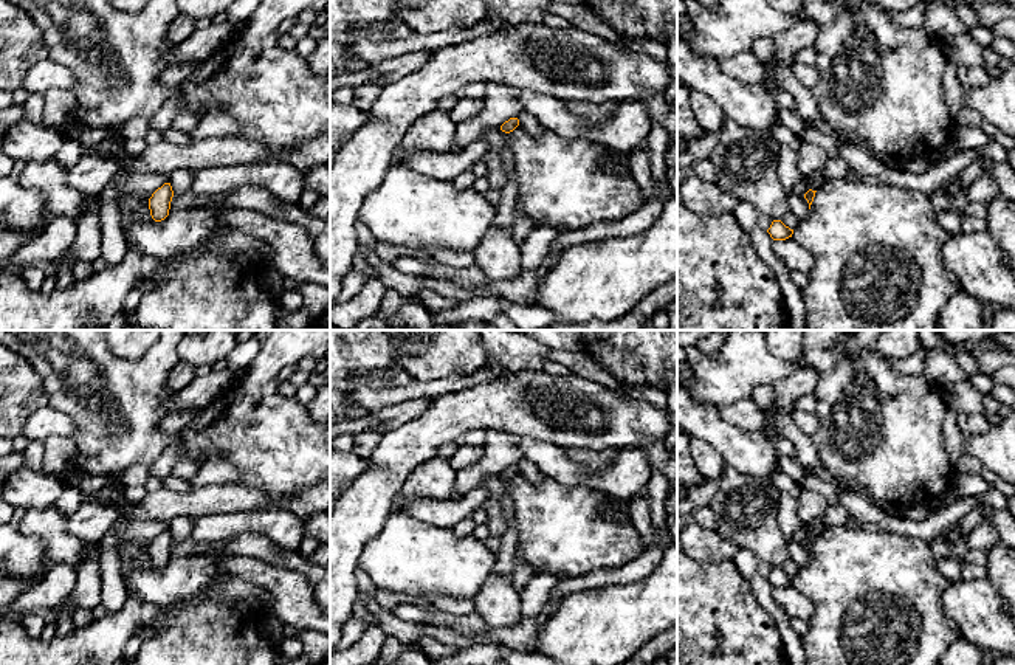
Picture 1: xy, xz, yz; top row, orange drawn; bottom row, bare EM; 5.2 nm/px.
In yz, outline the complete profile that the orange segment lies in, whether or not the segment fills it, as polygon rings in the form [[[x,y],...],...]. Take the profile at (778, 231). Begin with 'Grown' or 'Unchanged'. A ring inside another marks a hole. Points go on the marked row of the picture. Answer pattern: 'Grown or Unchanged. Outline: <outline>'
Unchanged. Outline: [[[773,220],[767,233],[770,234],[773,240],[786,240],[792,237],[793,229],[786,226],[781,220]]]

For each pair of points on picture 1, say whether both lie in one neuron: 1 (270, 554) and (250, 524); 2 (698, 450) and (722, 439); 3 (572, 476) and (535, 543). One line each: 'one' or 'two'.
1: two
2: two
3: two

